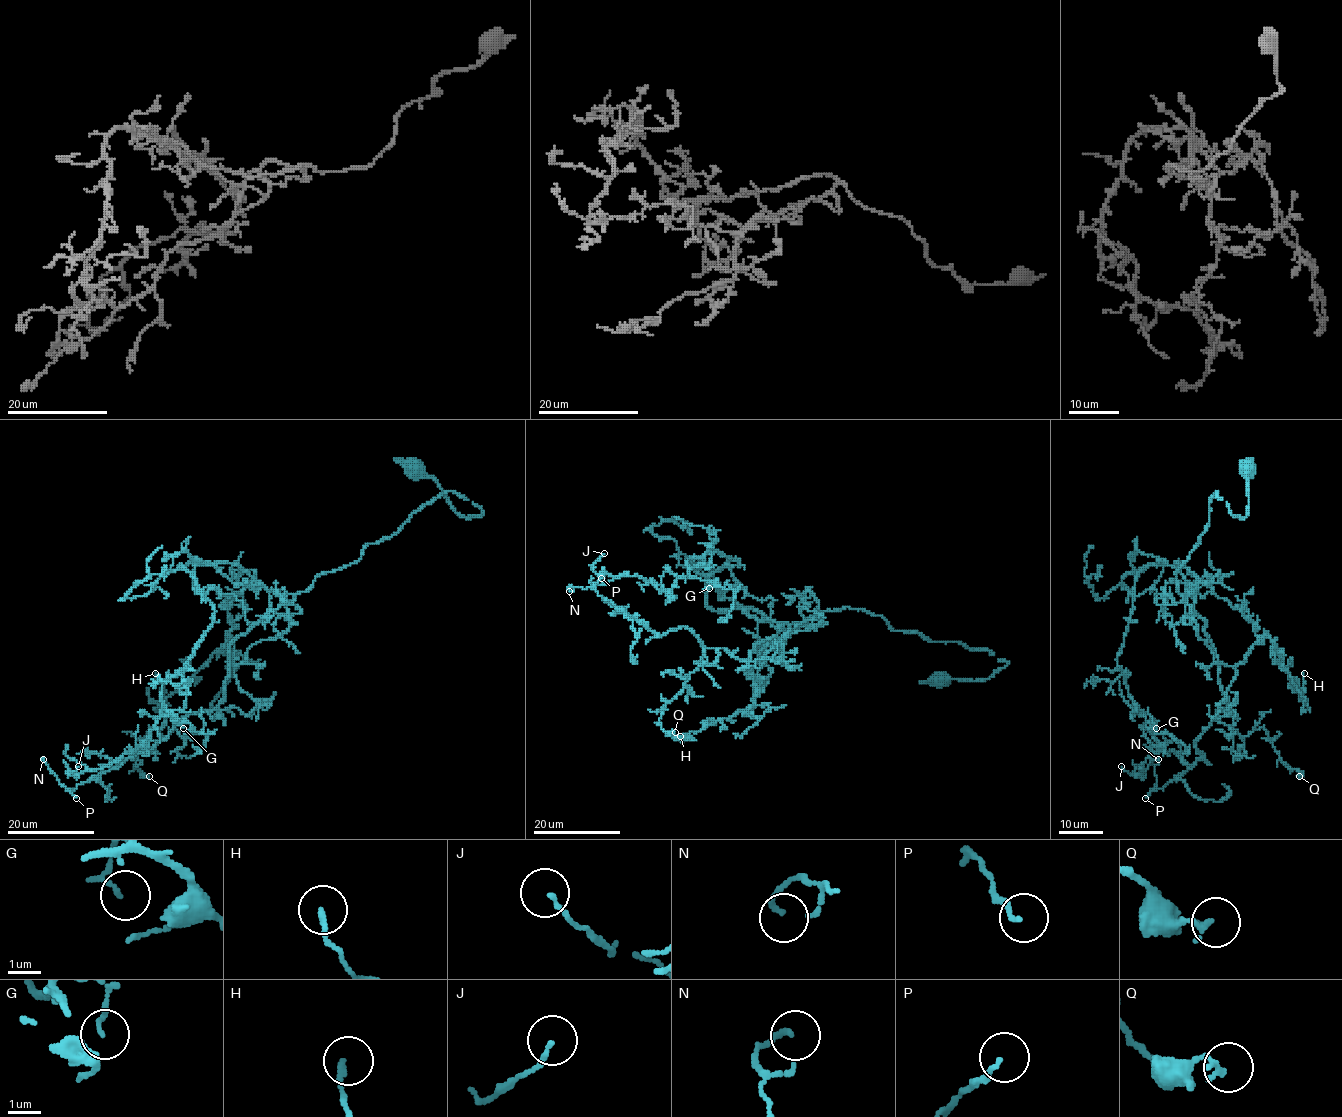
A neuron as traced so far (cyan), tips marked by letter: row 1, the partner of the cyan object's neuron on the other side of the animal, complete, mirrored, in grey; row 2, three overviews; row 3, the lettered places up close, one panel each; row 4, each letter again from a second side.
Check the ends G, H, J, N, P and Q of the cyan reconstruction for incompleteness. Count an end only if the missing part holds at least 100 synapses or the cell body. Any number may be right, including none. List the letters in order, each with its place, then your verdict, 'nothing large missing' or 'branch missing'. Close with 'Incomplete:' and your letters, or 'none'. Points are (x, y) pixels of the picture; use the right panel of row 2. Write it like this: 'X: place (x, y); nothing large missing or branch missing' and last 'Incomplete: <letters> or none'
G: place (1156, 728); nothing large missing
H: place (1304, 673); nothing large missing
J: place (1121, 766); nothing large missing
N: place (1158, 759); nothing large missing
P: place (1145, 798); nothing large missing
Q: place (1299, 776); nothing large missing
Incomplete: none

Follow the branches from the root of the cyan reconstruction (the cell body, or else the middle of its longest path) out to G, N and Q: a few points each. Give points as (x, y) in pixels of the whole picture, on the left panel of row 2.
G: (418, 472), (482, 513), (444, 491), (296, 593), (180, 565), (214, 610), (162, 685), (183, 728)
N: (418, 472), (482, 513), (444, 491), (272, 590), (223, 700), (146, 752), (67, 790), (43, 759)
Q: (418, 472), (482, 513), (444, 491), (308, 590), (272, 590), (229, 646), (223, 700), (140, 741), (149, 776)

